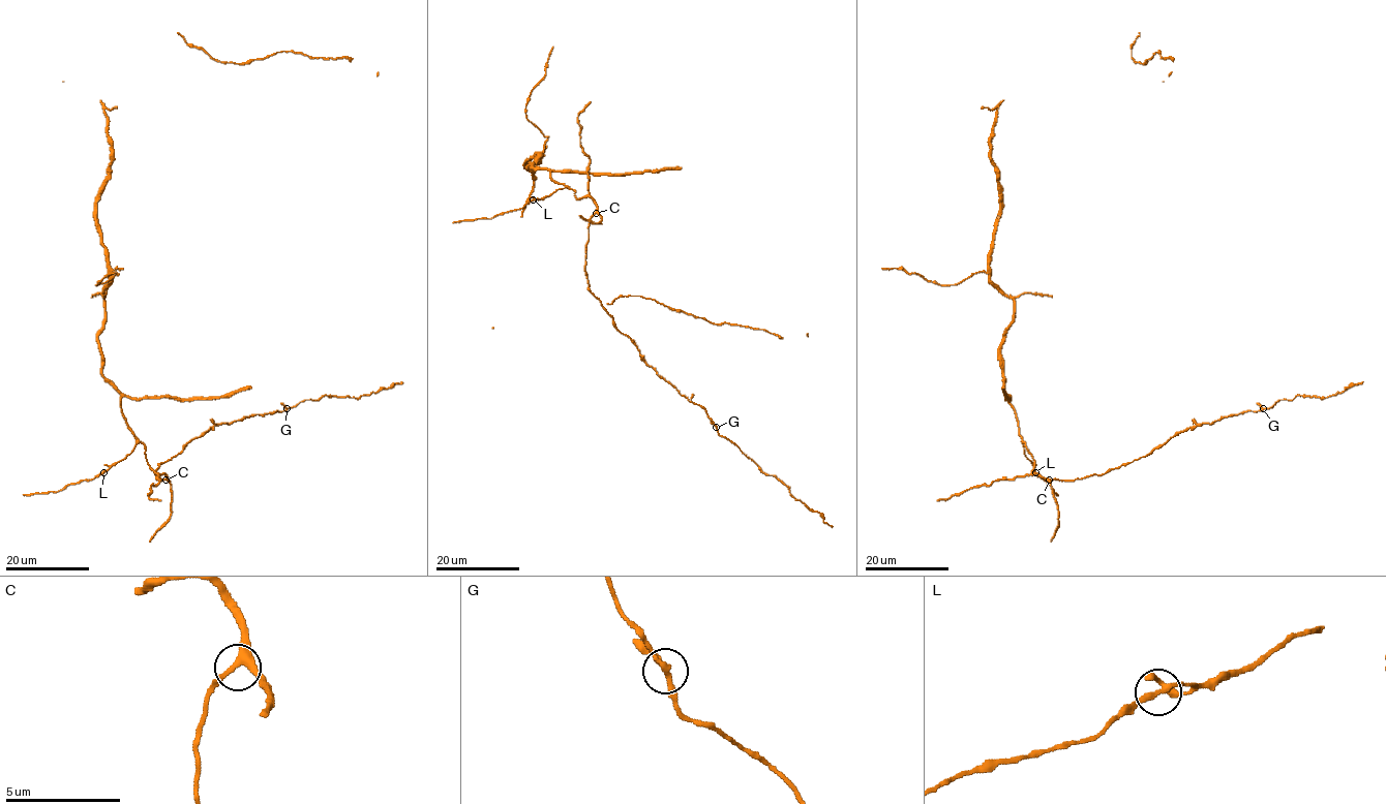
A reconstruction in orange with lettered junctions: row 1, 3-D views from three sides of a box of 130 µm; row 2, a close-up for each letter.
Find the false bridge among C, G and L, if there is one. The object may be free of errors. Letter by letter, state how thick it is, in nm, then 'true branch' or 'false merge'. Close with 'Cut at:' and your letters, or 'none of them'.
C: 340 nm | true branch
G: 240 nm | true branch
L: 220 nm | true branch
Cut at: none of them

